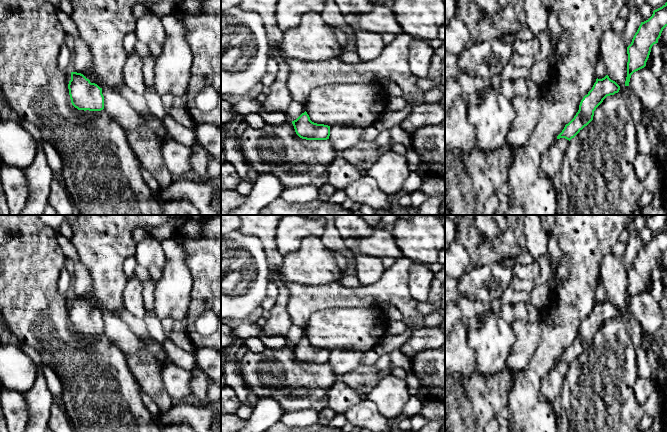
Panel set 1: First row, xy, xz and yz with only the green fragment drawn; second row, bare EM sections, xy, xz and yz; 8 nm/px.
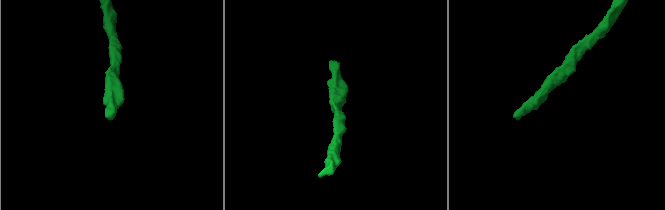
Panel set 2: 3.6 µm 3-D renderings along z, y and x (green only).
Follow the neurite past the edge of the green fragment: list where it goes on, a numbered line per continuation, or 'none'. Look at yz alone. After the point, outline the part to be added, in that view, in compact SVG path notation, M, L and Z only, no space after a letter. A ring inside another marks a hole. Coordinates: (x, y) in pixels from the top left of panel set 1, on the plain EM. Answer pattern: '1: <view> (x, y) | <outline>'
none

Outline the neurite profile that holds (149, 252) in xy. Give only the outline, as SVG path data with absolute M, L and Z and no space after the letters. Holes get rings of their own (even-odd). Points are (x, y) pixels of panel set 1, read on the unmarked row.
M148 238L137 242L134 257L139 265L147 269L153 266L163 269L166 264L166 256L161 243L155 238Z

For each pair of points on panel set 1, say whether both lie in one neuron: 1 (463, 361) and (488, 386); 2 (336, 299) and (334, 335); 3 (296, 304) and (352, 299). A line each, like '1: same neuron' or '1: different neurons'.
1: different neurons
2: different neurons
3: same neuron

